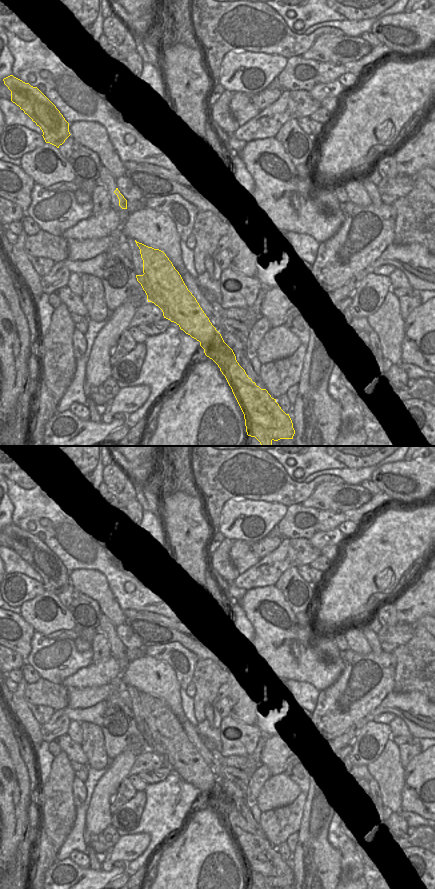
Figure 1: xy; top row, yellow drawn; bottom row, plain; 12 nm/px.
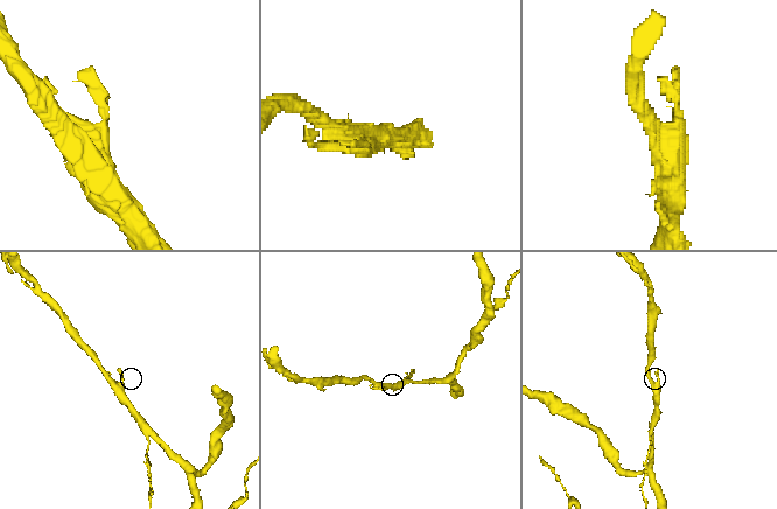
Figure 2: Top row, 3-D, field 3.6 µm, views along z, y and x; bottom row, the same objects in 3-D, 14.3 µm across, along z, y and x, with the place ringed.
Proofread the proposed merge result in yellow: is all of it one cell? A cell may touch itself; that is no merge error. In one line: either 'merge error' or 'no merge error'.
merge error

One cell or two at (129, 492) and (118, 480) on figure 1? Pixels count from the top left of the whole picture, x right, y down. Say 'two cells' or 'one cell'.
one cell

